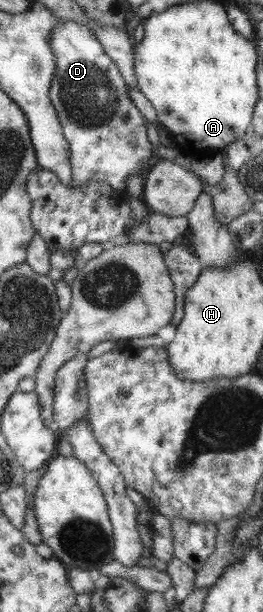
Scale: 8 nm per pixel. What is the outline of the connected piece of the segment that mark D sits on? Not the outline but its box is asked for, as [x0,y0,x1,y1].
[49,19,153,191]

